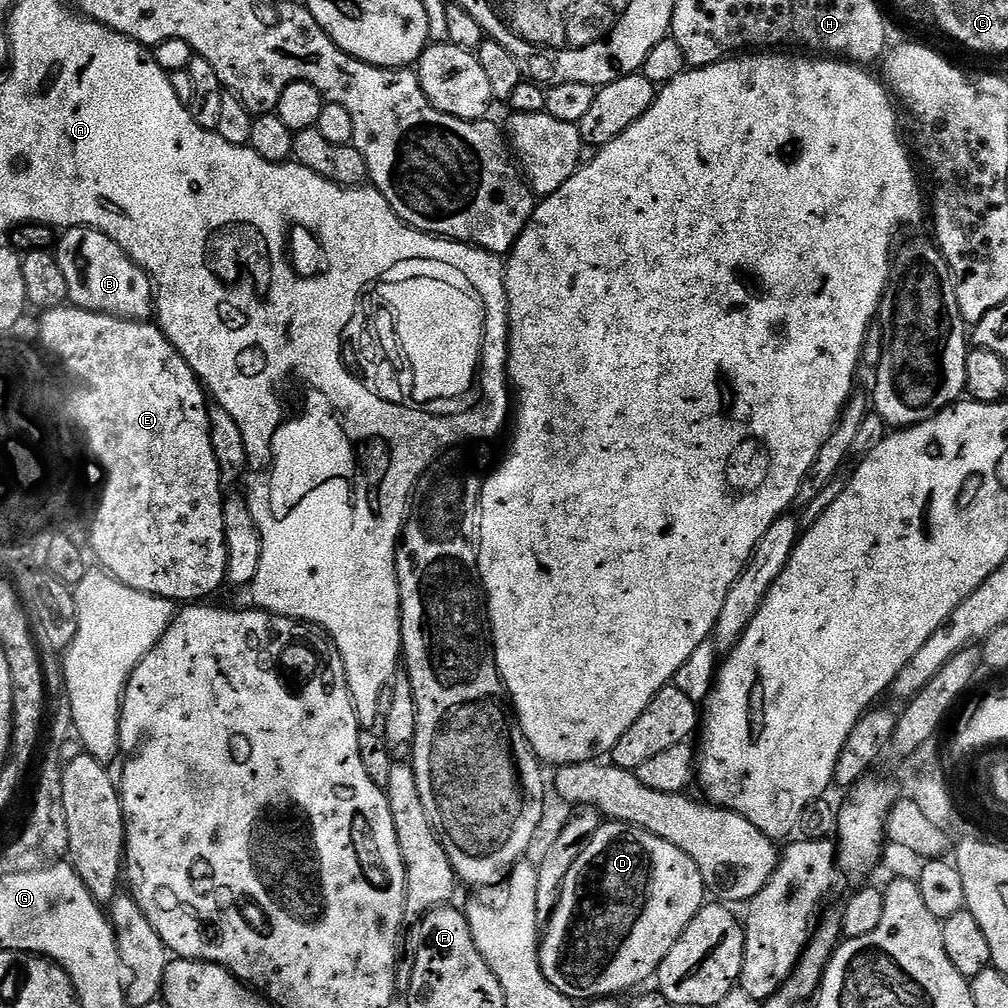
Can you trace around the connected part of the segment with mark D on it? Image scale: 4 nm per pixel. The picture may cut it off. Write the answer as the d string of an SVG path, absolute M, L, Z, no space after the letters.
M601 823L600 829L584 843L578 858L574 858L574 866L570 866L560 887L556 909L543 929L542 974L546 974L550 986L574 1002L619 997L619 992L628 992L657 975L660 963L705 903L702 874L678 846L633 824Z

